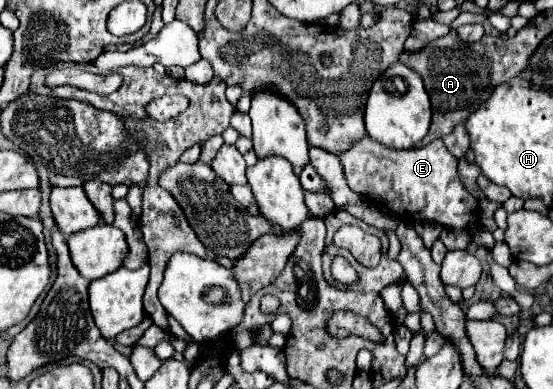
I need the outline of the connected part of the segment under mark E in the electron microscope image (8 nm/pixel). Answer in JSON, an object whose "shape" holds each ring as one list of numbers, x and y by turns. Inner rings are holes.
{"shape":[[364,136,348,150,338,154,344,178,352,192,382,204,404,222,430,220,446,228,470,228,478,220,478,200,466,192,456,174,458,160,446,150,444,142,432,140,424,148,396,150,376,144]]}

